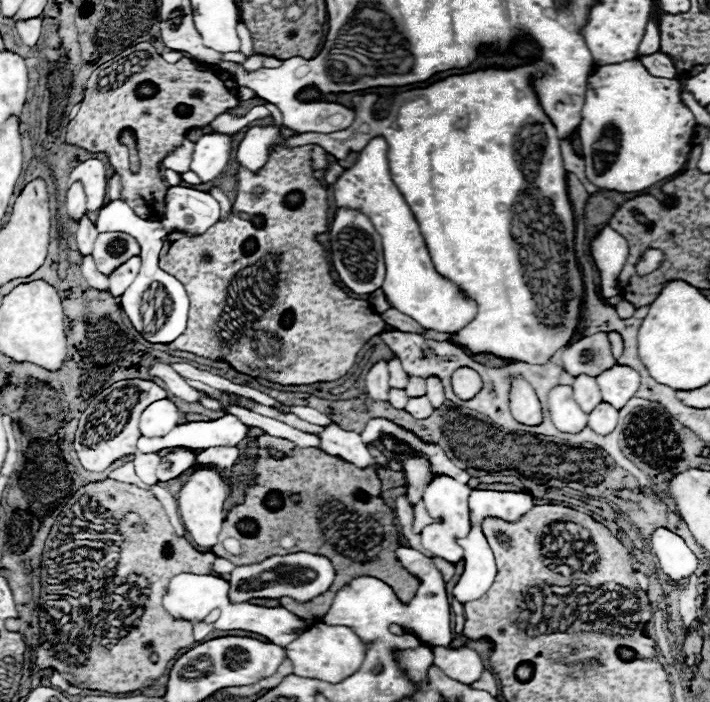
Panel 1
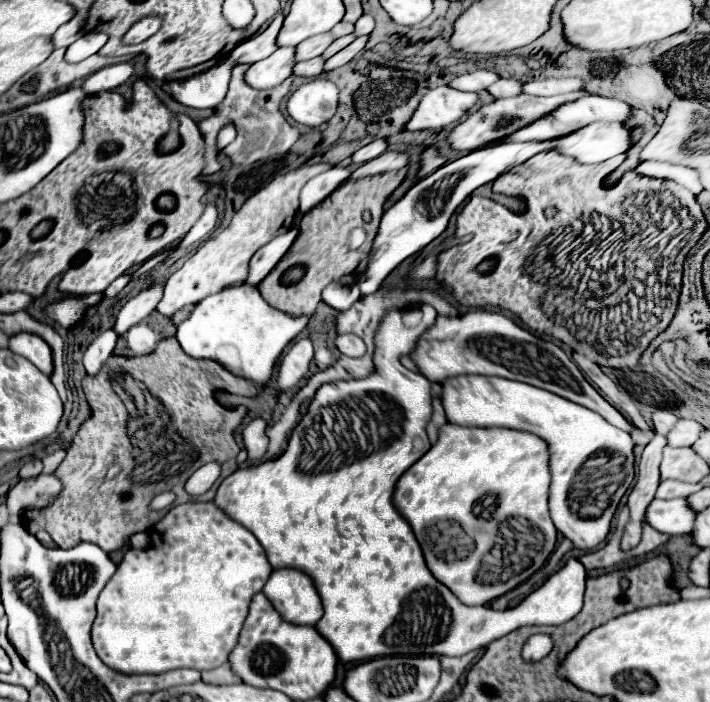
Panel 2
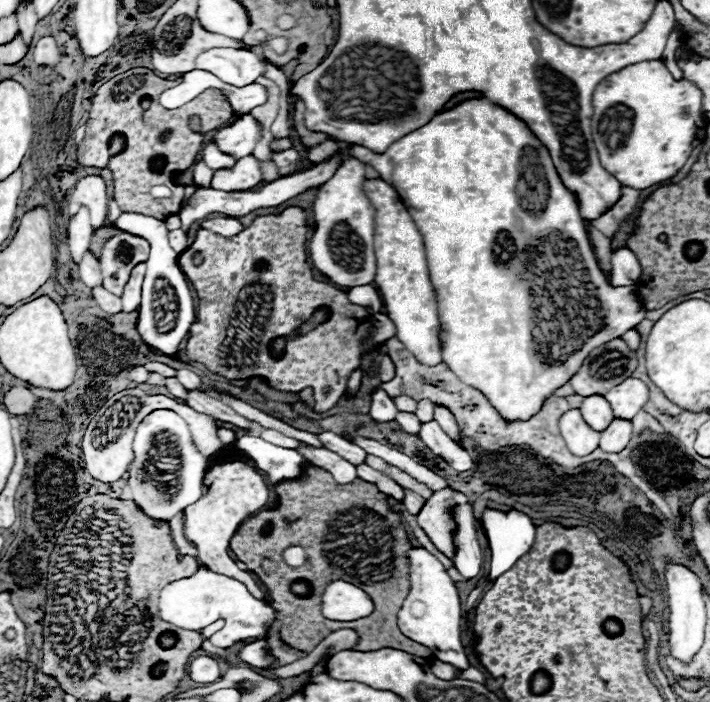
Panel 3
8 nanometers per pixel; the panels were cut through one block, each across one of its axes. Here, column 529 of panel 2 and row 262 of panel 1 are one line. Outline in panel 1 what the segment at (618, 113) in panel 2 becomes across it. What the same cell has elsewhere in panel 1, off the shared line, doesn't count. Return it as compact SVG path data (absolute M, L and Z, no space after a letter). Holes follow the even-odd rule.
M138 256L124 262L124 266L108 278L110 280L110 294L114 298L120 298L126 292L126 288L134 282L134 278L138 276L138 270L140 270L140 258Z

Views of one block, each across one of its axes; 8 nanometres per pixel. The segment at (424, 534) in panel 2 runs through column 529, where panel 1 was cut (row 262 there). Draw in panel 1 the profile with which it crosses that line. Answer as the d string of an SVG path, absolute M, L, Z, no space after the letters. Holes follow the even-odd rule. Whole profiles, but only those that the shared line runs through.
M532 62L526 66L518 66L512 70L498 70L498 68L488 68L488 70L476 70L470 74L462 76L448 76L444 80L434 82L428 88L416 88L408 92L394 94L396 98L390 116L376 120L372 116L372 104L378 100L376 94L356 94L354 96L354 108L356 108L356 122L348 130L332 132L332 134L298 134L288 140L288 146L296 144L318 144L322 146L330 156L334 156L338 162L348 156L348 152L360 152L374 136L384 136L388 146L390 146L390 172L394 178L394 184L402 192L404 200L410 204L410 210L420 226L420 232L426 240L426 246L430 250L432 264L436 272L450 282L458 286L460 292L466 294L466 298L474 300L478 306L476 318L466 324L462 330L444 334L444 342L450 342L452 336L456 336L456 342L460 348L470 350L472 354L494 354L496 358L510 360L510 362L526 362L526 364L546 364L560 348L566 348L572 344L572 338L578 334L580 318L582 318L582 304L584 304L584 282L582 282L582 272L578 268L576 256L574 256L574 210L568 198L566 190L566 170L562 166L562 156L560 156L560 140L556 134L556 128L552 122L548 122L548 116L538 104L538 98L532 90L530 76L538 70L552 70L546 62Z

